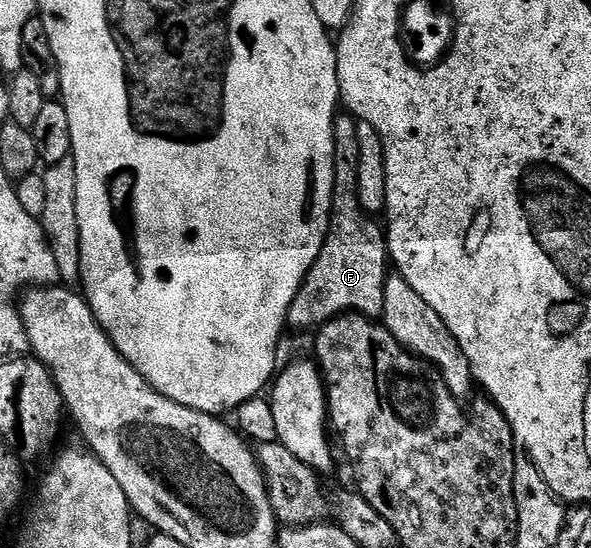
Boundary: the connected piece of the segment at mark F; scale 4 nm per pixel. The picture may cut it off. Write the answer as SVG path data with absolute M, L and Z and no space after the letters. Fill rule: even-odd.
M349 113L334 116L334 203L330 207L330 228L320 257L304 277L288 309L286 321L295 332L313 332L337 315L357 313L377 320L384 313L388 235L383 224L367 215L360 205L356 189L360 157L358 125L359 120Z

